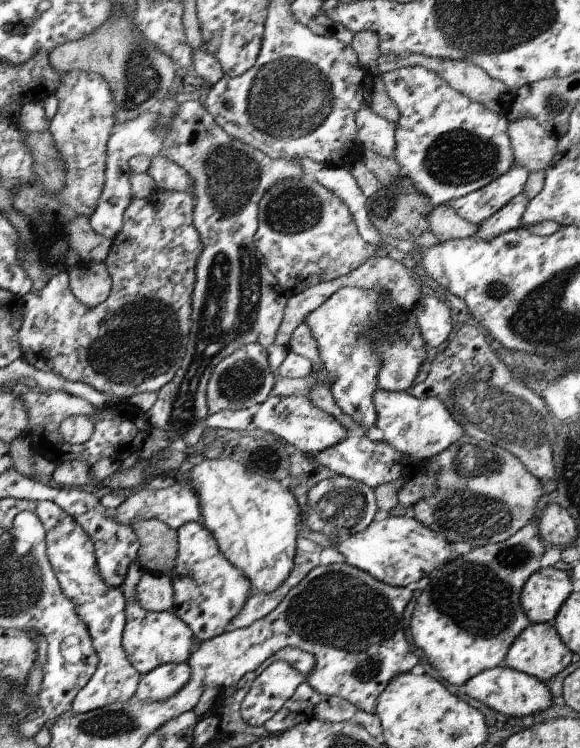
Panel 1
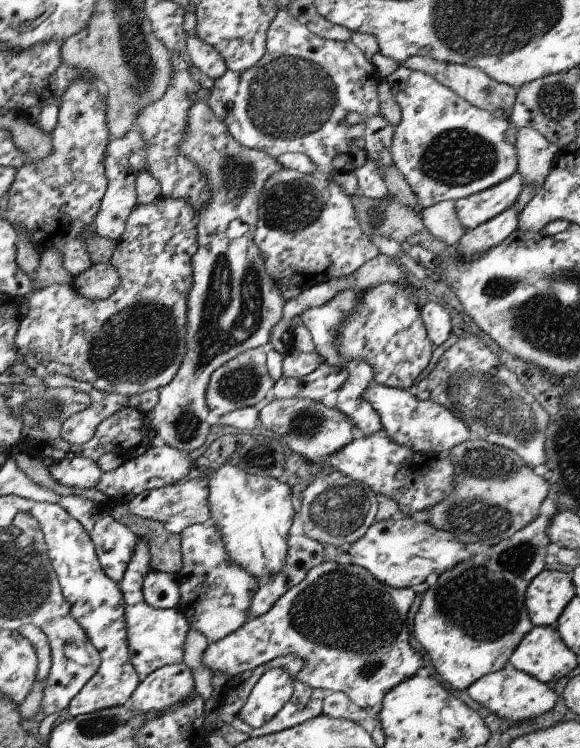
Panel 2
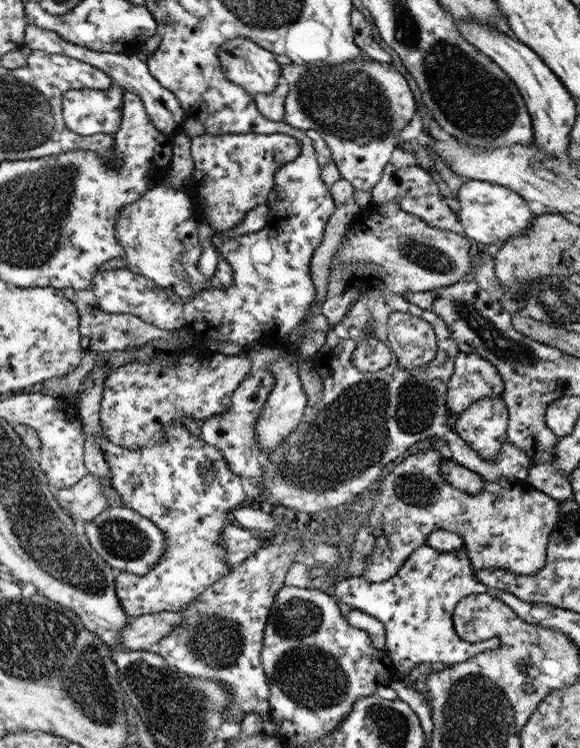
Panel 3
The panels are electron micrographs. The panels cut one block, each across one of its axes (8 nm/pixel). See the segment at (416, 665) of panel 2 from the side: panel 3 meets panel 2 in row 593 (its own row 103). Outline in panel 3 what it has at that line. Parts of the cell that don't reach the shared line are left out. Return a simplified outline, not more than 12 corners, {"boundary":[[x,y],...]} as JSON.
{"boundary":[[362,57],[279,65],[283,123],[319,133],[340,179],[379,181],[415,108]]}

